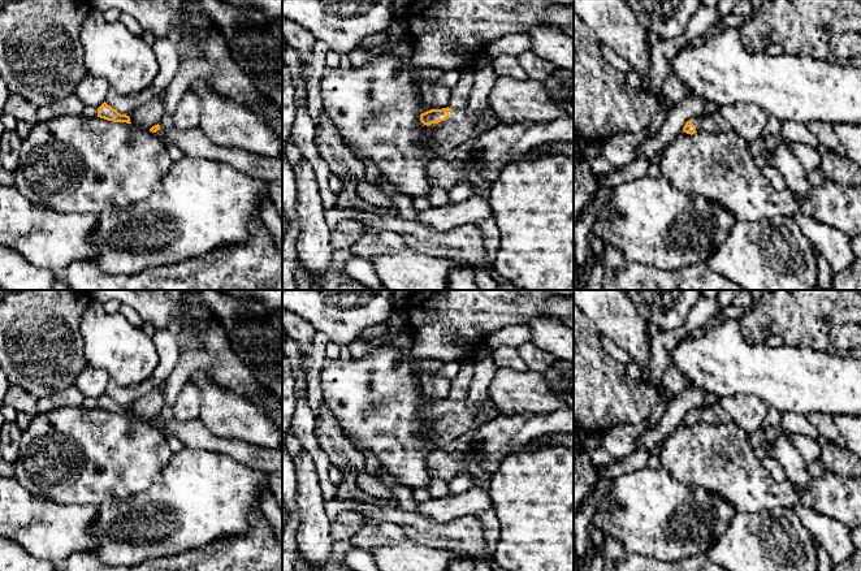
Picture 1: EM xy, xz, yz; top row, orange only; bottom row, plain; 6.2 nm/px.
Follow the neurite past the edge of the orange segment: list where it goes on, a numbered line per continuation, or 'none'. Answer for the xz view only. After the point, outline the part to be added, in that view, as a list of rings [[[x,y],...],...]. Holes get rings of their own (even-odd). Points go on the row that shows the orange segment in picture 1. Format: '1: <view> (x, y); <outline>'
1: xz (461, 125); [[[489,105],[477,114],[471,113],[467,108],[450,111],[445,121],[428,126],[432,131],[428,138],[428,148],[437,155],[445,156],[470,138],[479,138],[499,124],[502,124],[501,120]]]

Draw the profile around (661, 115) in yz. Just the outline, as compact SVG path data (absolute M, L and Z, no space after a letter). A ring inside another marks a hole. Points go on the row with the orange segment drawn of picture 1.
M658 107L658 111L649 122L646 137L654 135L662 127L667 116L669 116L667 111L665 108Z

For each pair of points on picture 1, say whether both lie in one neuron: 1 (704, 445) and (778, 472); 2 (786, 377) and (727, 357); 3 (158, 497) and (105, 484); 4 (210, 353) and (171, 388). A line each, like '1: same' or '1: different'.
1: different
2: same
3: different
4: same

